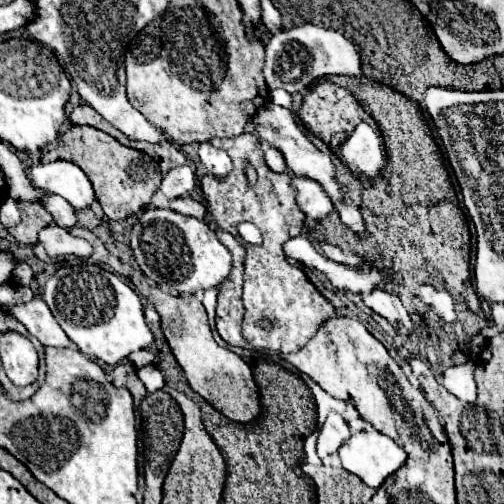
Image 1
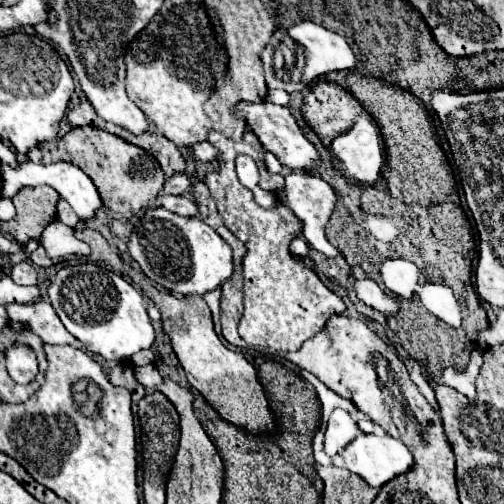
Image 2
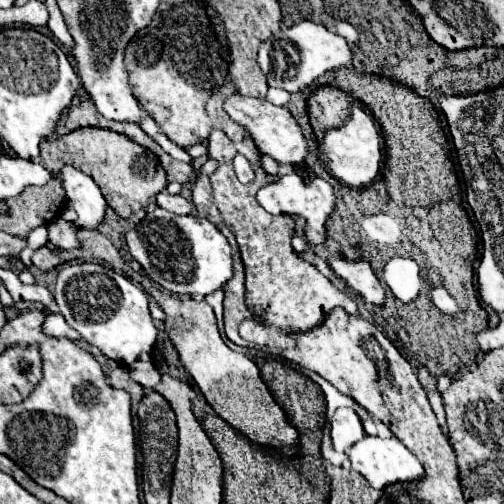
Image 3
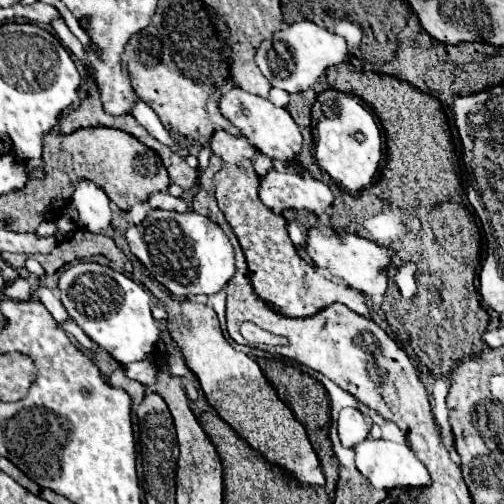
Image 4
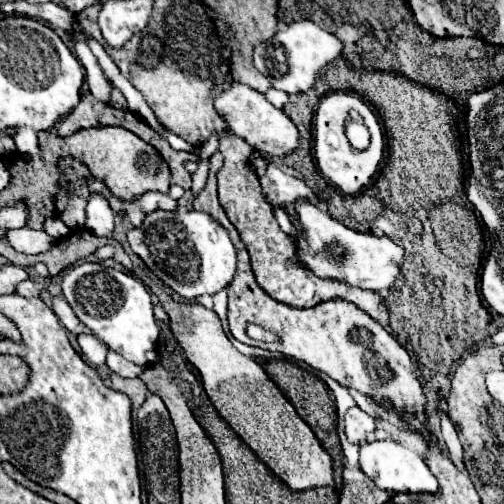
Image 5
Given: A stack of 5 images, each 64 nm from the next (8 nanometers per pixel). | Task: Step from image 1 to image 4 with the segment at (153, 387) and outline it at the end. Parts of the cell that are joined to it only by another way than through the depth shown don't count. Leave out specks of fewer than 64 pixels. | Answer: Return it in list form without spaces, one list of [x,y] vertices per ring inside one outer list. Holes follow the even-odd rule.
[[[140,360],[140,362],[132,362],[128,366],[122,366],[122,370],[126,372],[128,378],[144,384],[144,386],[150,386],[156,382],[156,366],[148,360]]]

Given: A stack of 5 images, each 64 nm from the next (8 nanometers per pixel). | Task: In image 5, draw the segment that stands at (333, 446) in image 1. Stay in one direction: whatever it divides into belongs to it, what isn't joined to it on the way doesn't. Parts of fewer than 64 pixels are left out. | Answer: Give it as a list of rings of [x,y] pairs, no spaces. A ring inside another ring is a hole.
[[[358,406],[350,408],[346,414],[344,414],[344,432],[346,432],[346,438],[348,442],[352,444],[360,444],[366,440],[366,436],[370,432],[376,430],[376,418],[372,418],[370,414],[362,412]]]

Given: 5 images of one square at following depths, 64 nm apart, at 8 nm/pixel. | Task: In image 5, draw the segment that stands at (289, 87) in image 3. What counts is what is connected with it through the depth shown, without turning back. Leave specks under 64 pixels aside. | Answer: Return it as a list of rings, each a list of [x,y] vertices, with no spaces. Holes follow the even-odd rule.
[[[300,20],[284,30],[278,30],[270,42],[258,44],[254,50],[254,66],[272,82],[274,88],[284,90],[286,94],[298,94],[310,90],[314,86],[318,72],[340,56],[342,56],[342,42],[334,34],[322,30],[310,20]],[[260,50],[262,54],[268,56],[260,56]],[[278,52],[282,54],[278,56]]]

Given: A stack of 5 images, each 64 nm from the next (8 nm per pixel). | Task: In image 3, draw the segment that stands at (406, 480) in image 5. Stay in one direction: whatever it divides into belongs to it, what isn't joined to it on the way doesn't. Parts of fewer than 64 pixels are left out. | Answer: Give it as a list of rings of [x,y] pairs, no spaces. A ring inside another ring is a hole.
[[[364,436],[348,450],[348,458],[352,462],[352,470],[362,474],[376,490],[382,490],[394,482],[410,482],[424,476],[424,468],[418,462],[418,458],[410,450],[406,450],[406,446],[398,438],[384,440],[378,436]]]

